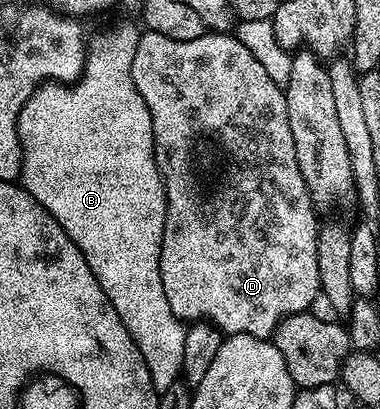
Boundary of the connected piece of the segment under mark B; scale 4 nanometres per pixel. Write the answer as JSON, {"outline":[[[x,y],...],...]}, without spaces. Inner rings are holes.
{"outline":[[[119,26],[87,55],[87,67],[78,82],[48,82],[35,90],[19,113],[19,143],[23,149],[21,185],[61,224],[65,236],[77,244],[97,284],[113,304],[121,324],[133,336],[156,390],[162,392],[180,381],[188,327],[169,308],[161,284],[159,253],[165,228],[167,193],[155,162],[153,120],[133,80],[133,52],[139,34],[131,26]]]}

